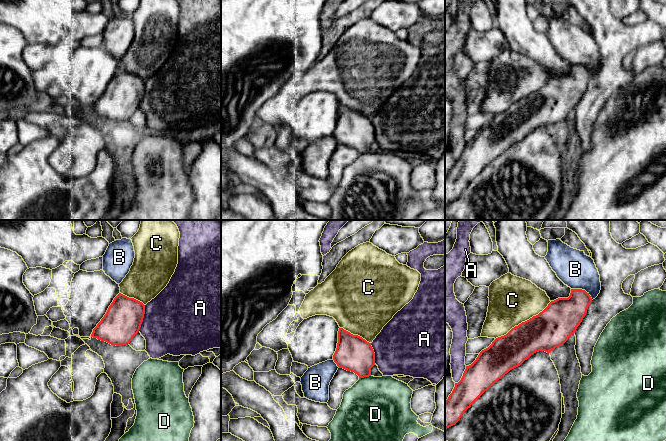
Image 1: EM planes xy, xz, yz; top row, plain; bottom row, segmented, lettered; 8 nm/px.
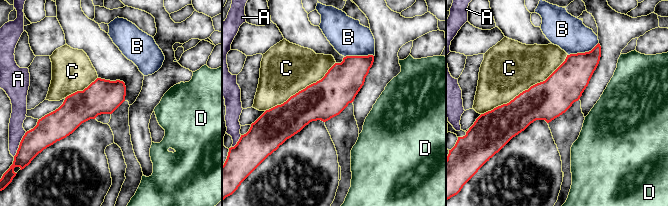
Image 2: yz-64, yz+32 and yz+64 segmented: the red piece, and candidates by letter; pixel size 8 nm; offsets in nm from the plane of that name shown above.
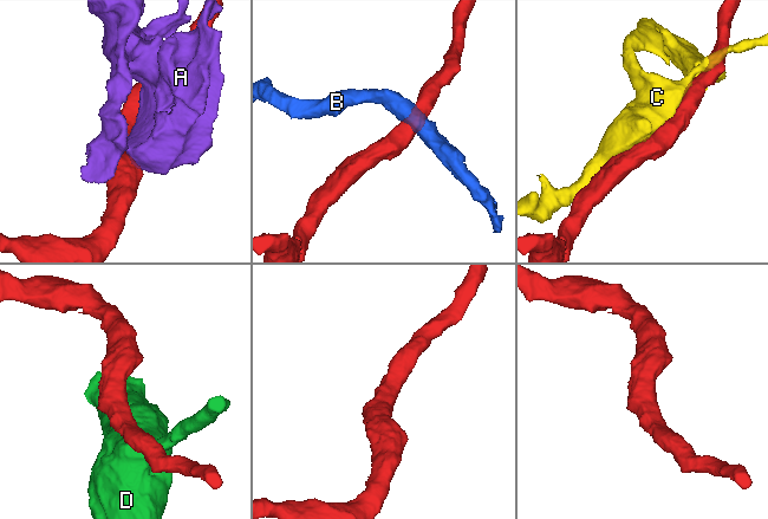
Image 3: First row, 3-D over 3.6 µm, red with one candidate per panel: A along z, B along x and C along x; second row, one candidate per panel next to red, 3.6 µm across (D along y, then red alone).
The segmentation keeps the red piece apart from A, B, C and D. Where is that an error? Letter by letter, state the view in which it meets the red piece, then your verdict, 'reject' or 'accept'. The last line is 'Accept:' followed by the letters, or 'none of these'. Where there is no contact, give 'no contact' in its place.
A: xy | reject
B: yz | accept
C: yz | reject
D: xz | reject
Accept: B

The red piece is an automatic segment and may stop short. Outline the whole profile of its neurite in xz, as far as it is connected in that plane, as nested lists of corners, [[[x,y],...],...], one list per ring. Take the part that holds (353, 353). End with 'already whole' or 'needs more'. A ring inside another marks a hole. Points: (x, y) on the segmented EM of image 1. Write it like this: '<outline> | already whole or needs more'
[[[339,328],[333,359],[308,368],[301,377],[304,397],[315,402],[327,403],[330,382],[339,368],[364,378],[371,376],[371,368],[374,365],[375,353],[371,343]]] | needs more

